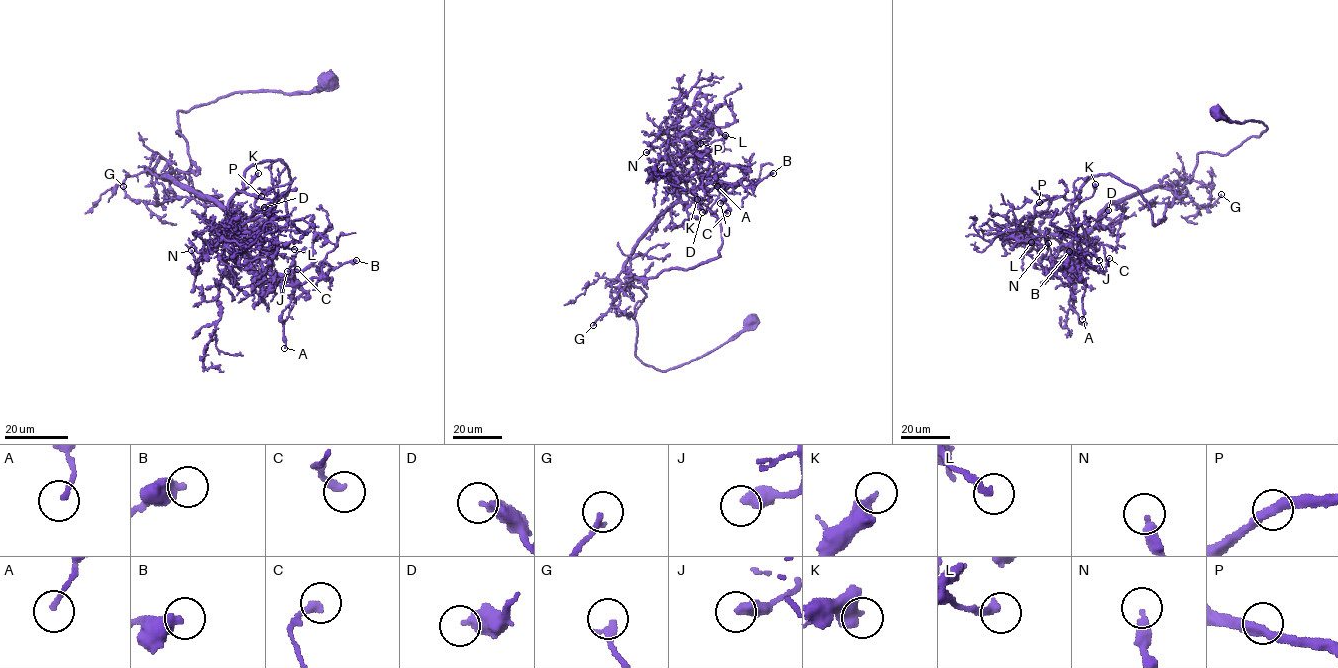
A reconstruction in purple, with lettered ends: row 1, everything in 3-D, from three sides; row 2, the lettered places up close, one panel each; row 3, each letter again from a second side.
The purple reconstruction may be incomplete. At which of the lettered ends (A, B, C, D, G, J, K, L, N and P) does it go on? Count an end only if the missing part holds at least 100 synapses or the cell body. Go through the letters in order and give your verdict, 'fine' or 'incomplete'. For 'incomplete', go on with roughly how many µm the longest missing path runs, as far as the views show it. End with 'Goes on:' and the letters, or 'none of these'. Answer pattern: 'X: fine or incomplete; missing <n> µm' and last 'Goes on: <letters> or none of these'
A: fine
B: fine
C: fine
D: fine
G: fine
J: fine
K: fine
L: fine
N: fine
P: fine
Goes on: none of these

